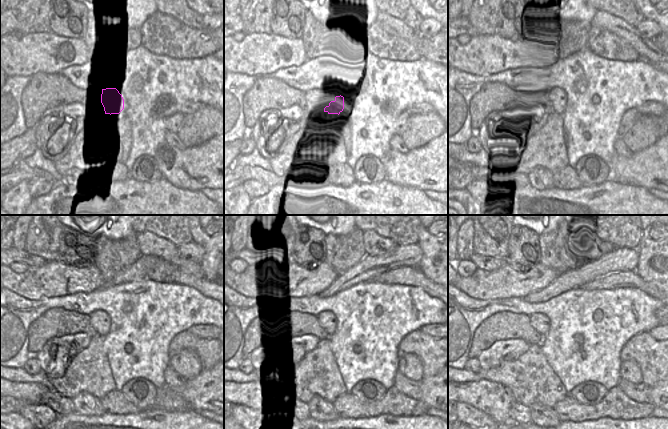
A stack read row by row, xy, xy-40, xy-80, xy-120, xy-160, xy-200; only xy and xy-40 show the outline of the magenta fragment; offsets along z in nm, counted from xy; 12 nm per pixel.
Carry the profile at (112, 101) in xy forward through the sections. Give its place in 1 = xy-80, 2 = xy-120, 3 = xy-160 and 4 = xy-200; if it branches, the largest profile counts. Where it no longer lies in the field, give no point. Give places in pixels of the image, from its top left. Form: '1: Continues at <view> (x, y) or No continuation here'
1: Continues at xy-80 (558, 107)
2: Continues at xy-120 (100, 320)
3: Continues at xy-160 (327, 320)
4: Continues at xy-200 (539, 321).

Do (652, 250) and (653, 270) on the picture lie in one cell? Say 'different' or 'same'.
same

